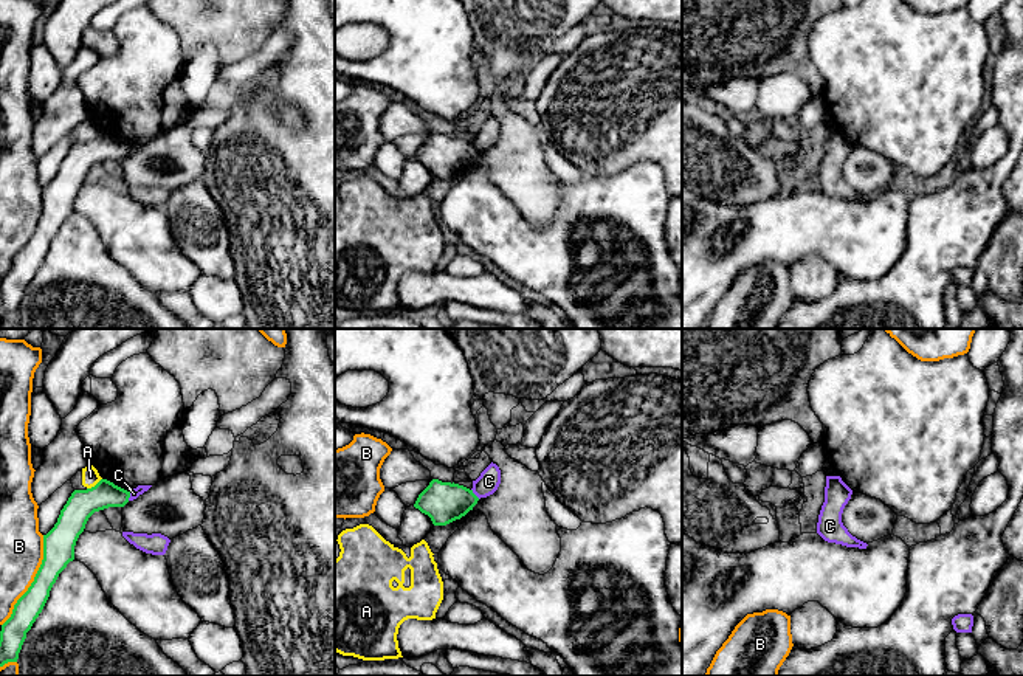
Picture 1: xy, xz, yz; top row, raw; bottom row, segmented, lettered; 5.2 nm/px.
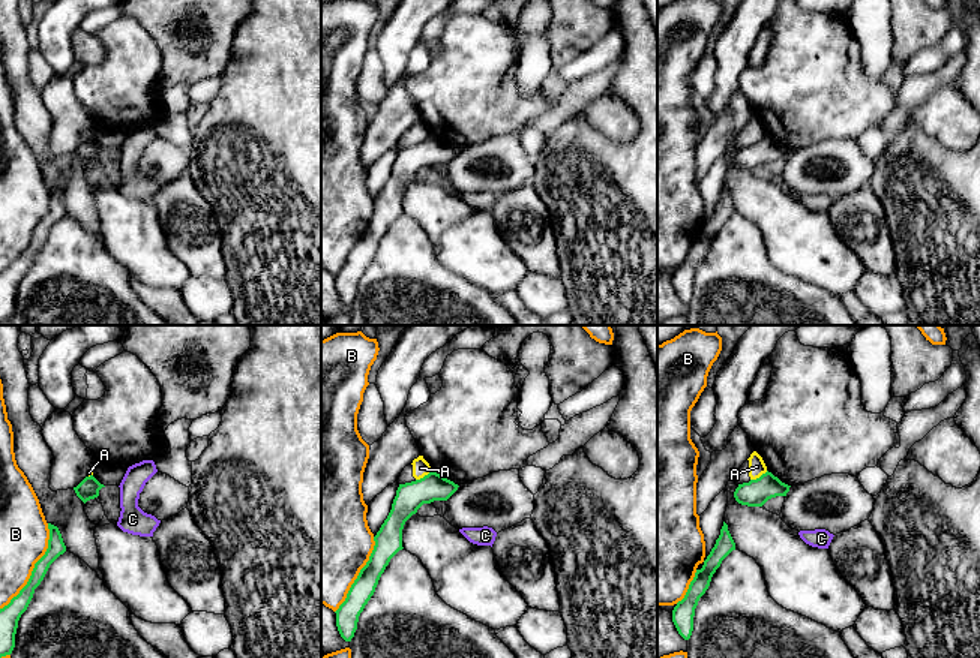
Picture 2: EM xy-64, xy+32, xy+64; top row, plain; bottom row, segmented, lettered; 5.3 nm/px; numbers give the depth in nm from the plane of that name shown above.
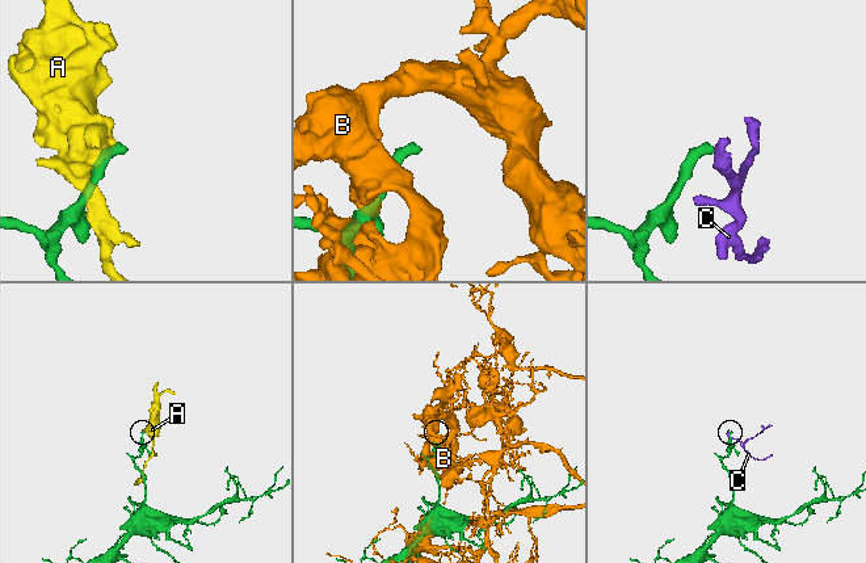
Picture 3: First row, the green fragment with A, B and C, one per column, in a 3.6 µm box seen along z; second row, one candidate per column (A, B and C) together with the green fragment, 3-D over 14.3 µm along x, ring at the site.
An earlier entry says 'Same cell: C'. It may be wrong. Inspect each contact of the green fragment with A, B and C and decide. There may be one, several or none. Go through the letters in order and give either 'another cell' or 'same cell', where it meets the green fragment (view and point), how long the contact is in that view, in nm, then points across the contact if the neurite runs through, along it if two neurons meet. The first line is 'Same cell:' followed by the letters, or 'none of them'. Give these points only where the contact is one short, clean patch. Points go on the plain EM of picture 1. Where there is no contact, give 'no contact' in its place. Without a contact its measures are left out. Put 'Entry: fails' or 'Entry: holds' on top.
Entry: fails
Same cell: none of them
A: another cell; contact xy (95, 138); length 100 nm; border xy (101, 131), (87, 141)
B: another cell; contact xy (34, 233); length 500 nm
C: another cell; contact xz (473, 146); length 70 nm; border xz (471, 141), (479, 151)

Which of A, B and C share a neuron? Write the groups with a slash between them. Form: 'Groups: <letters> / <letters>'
Groups: A / B / C

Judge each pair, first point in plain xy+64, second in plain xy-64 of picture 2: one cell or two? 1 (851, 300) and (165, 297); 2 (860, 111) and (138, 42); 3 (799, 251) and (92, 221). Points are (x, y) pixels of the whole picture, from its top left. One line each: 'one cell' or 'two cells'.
1: one cell
2: one cell
3: two cells

